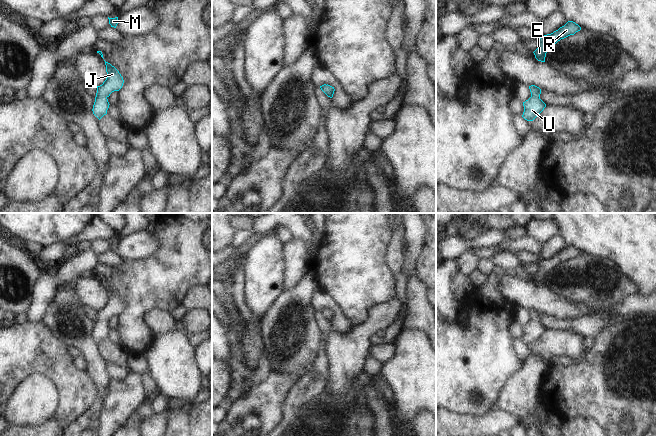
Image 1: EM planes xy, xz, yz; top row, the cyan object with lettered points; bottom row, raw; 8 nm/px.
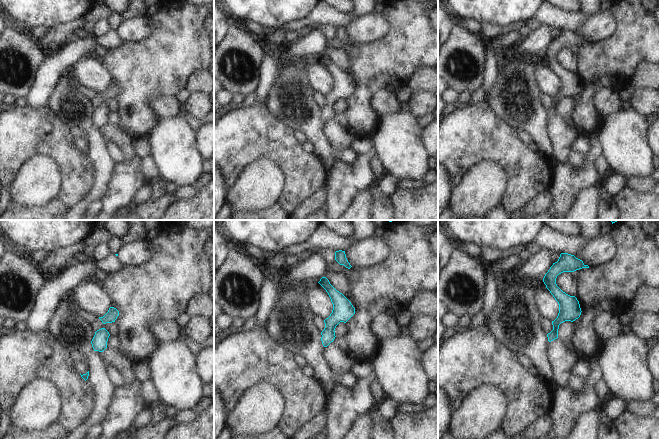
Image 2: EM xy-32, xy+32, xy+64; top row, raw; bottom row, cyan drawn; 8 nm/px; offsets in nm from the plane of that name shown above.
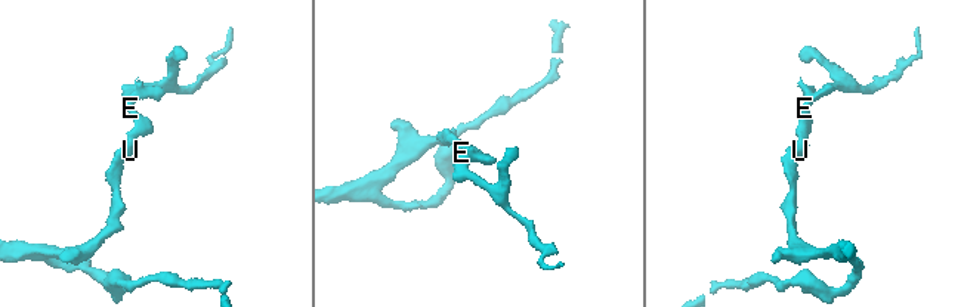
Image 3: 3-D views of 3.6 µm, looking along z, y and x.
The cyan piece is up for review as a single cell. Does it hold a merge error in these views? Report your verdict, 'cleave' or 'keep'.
keep

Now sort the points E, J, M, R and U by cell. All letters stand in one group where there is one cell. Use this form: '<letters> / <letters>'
E J M R U

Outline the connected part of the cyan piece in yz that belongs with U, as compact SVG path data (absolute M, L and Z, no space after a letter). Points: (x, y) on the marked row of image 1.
M535 85L529 86L531 97L523 102L524 112L522 117L527 121L533 121L546 107L540 99L541 89Z

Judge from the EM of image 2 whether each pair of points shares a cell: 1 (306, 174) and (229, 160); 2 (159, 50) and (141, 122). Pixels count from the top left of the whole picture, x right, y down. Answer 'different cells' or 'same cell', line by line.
1: same cell
2: same cell

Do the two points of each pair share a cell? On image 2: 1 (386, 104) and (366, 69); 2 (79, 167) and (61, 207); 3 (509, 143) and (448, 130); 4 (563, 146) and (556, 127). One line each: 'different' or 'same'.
1: different
2: different
3: same
4: same

